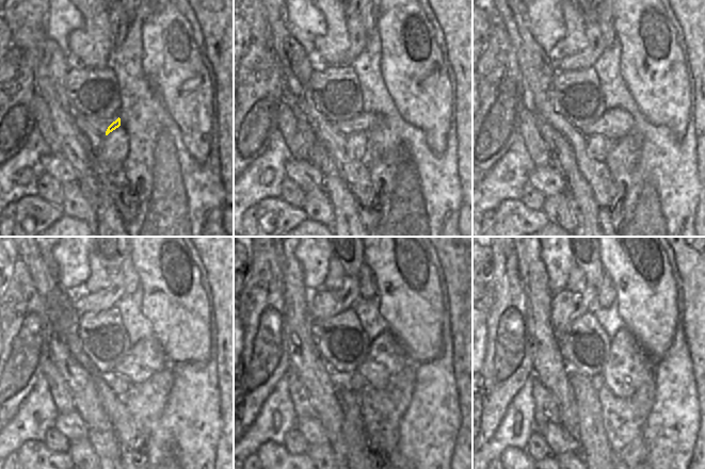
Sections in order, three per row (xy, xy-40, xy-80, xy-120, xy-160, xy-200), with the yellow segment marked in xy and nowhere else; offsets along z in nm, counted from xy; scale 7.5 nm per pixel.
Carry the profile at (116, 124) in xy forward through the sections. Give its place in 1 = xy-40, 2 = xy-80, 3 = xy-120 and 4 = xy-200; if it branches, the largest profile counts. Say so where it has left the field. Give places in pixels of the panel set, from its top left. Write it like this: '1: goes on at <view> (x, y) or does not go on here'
1: goes on at xy-40 (364, 122)
2: goes on at xy-80 (614, 124)
3: goes on at xy-120 (146, 357)
4: goes on at xy-200 (627, 367)

